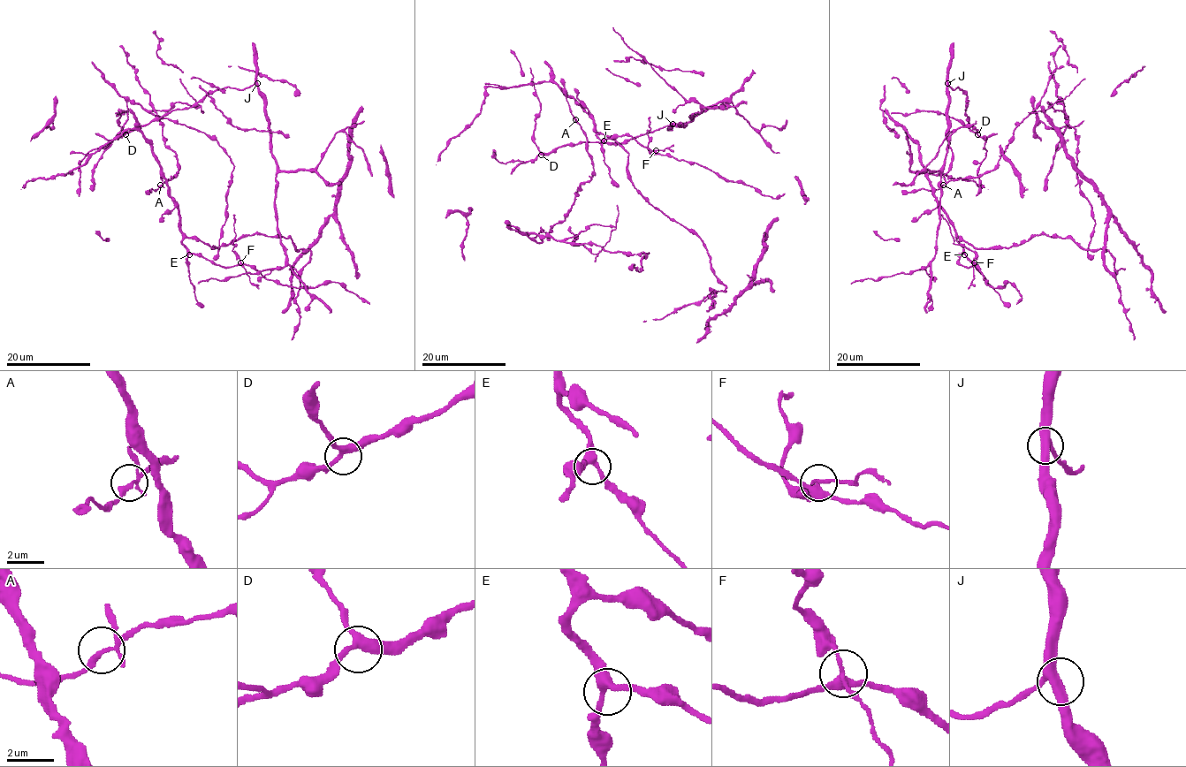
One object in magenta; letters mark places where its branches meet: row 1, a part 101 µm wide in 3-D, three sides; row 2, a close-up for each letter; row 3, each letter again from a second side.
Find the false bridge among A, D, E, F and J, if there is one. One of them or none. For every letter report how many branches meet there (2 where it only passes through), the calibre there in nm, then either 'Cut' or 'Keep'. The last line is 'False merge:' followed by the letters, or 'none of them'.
A: Branches: 4. Thickness 190 nm. Keep
D: Branches: 3. Thickness 320 nm. Keep
E: Branches: 3. Thickness 320 nm. Keep
F: Branches: 4. Thickness 300 nm. Cut
J: Branches: 3. Thickness 360 nm. Keep
False merge: F

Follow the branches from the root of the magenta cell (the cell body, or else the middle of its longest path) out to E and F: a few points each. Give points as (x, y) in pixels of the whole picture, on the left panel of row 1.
E: (169, 186), (169, 196), (179, 214), (182, 245), (189, 254)
F: (169, 186), (169, 196), (179, 214), (182, 245), (191, 253), (201, 254), (223, 267), (240, 262)

